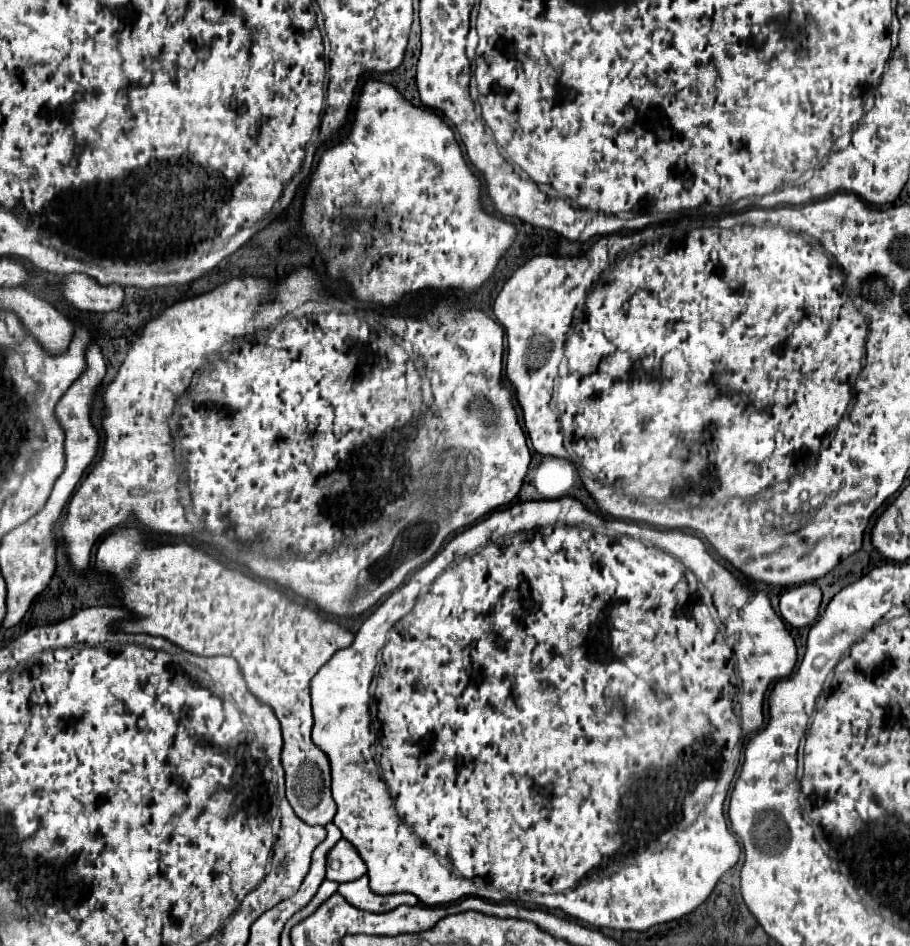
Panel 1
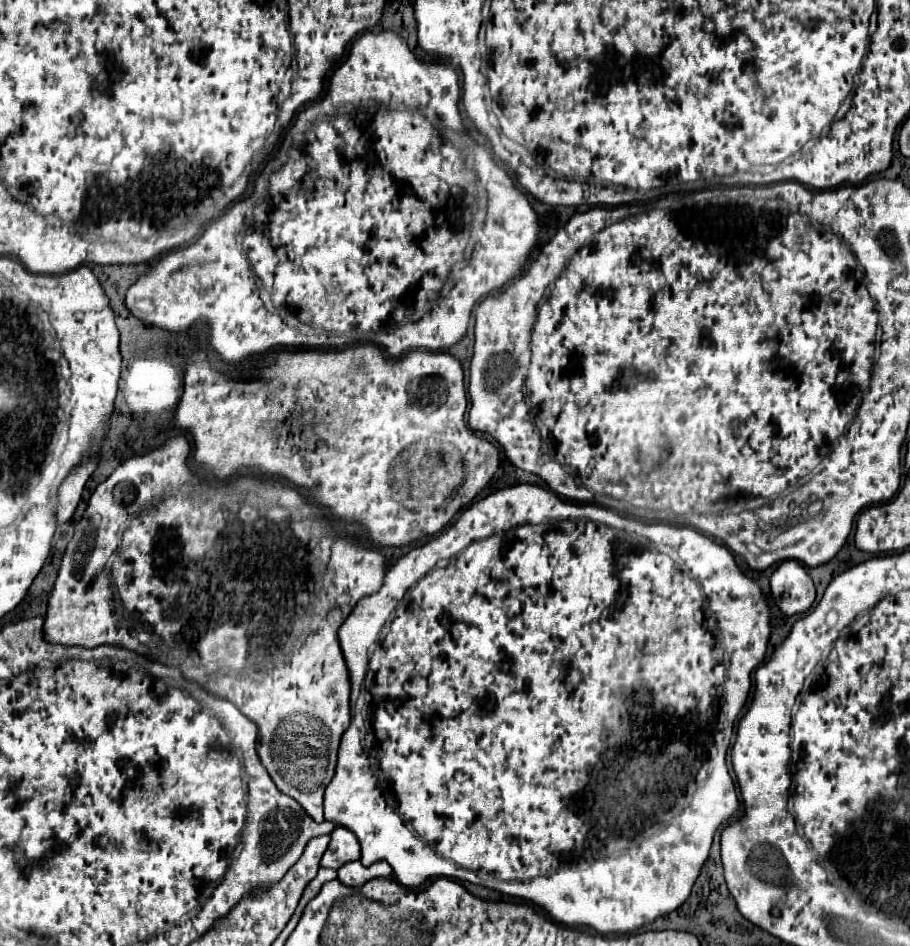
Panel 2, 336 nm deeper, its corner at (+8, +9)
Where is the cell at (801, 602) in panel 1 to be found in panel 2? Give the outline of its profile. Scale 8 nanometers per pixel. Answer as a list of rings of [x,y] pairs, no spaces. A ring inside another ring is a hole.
[[[784,561],[770,577],[770,595],[784,615],[796,615],[812,607],[816,589],[800,563]]]

